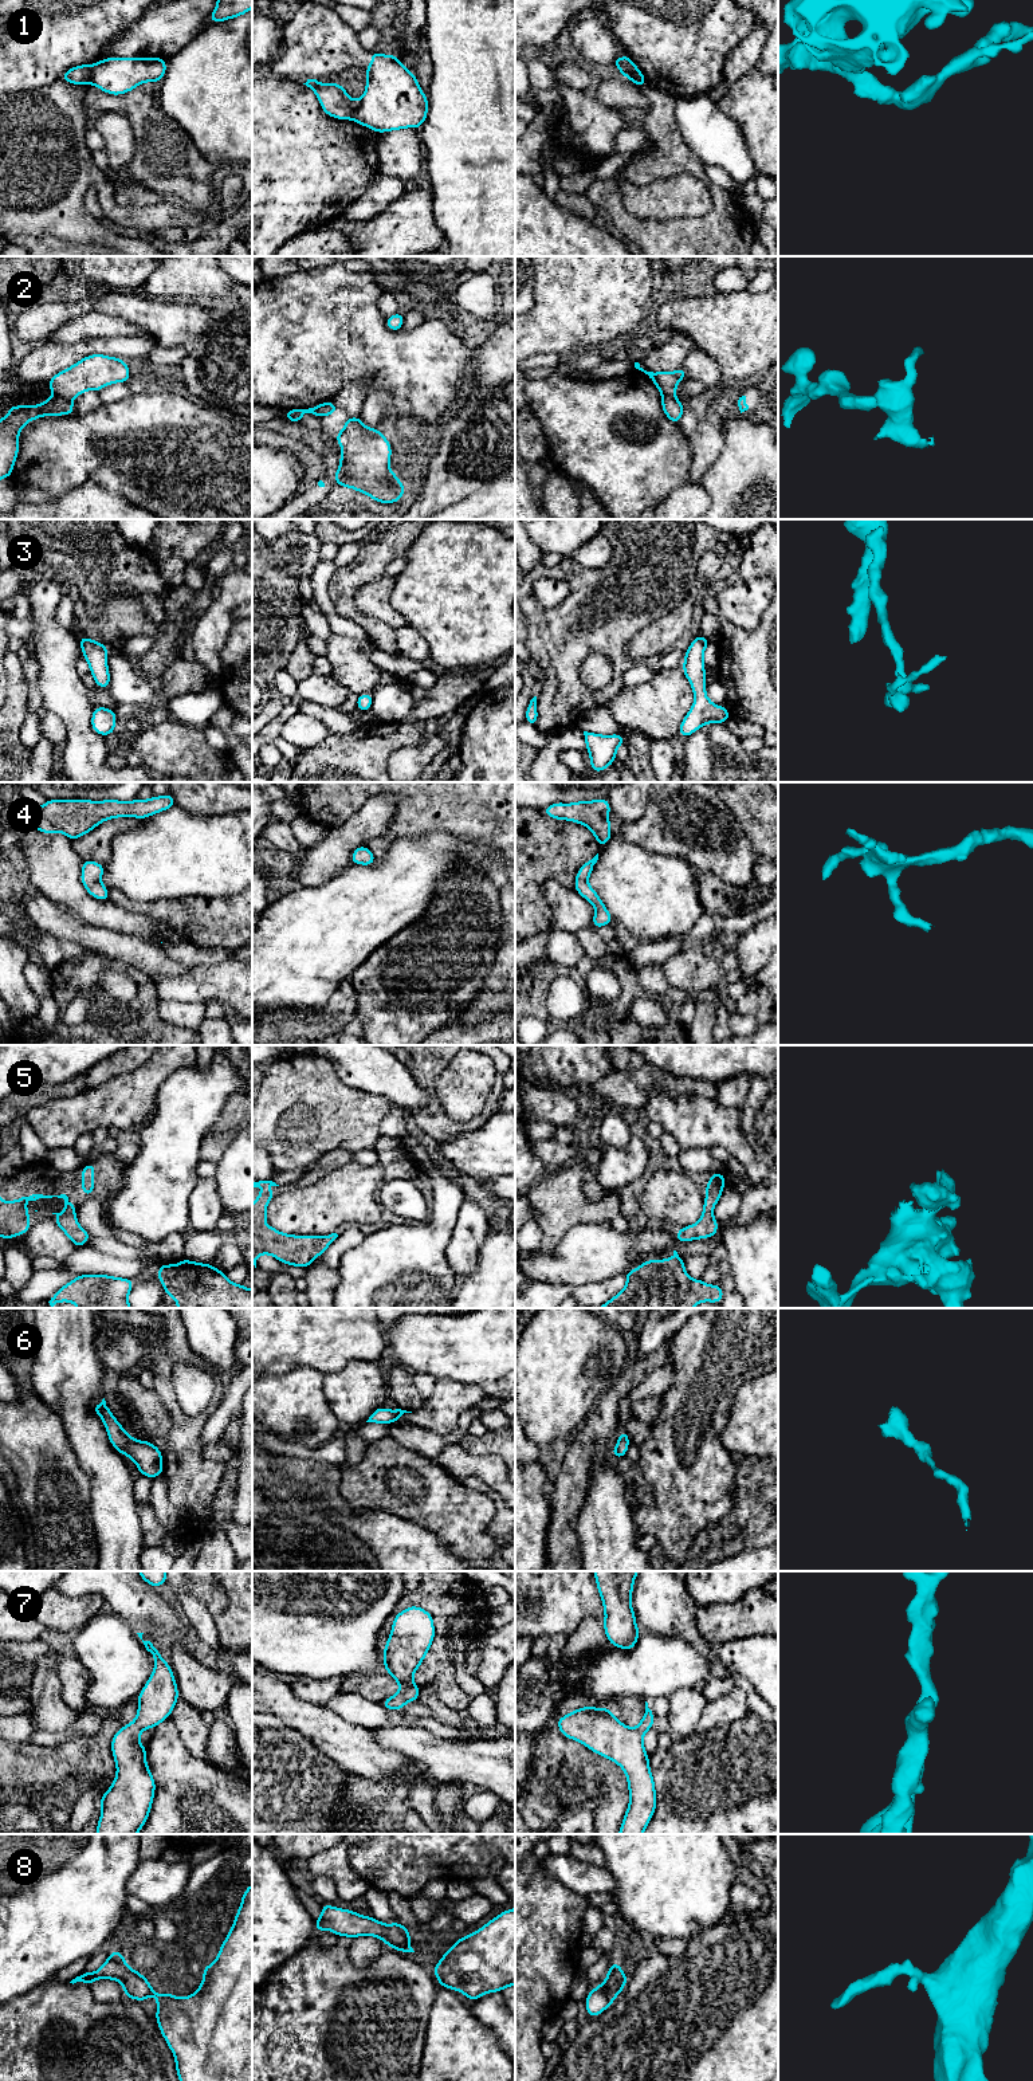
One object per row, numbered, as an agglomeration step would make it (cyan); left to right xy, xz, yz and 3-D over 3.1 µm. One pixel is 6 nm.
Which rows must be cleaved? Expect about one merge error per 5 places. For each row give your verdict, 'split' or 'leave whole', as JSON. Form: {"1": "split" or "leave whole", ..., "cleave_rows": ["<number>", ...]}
{"1": "split", "2": "split", "3": "leave whole", "4": "leave whole", "5": "leave whole", "6": "leave whole", "7": "leave whole", "8": "leave whole", "cleave_rows": ["1", "2"]}

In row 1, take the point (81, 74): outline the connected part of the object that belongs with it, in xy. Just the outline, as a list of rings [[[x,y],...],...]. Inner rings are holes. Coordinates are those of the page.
[[[80,64],[67,70],[62,79],[74,85],[89,85],[94,64]]]

